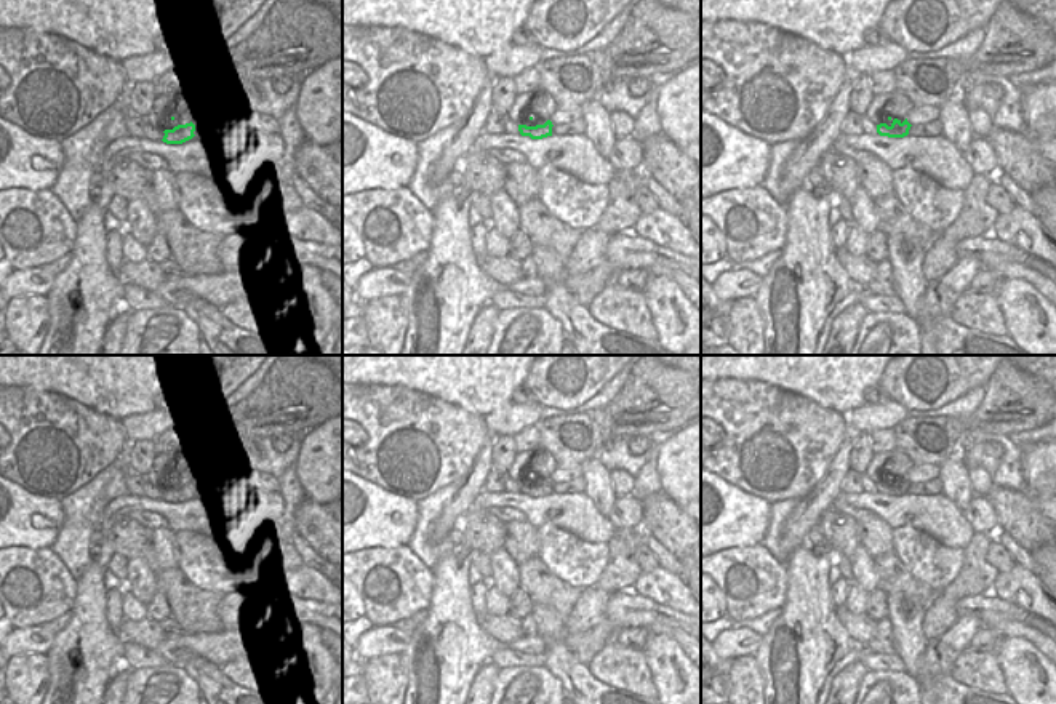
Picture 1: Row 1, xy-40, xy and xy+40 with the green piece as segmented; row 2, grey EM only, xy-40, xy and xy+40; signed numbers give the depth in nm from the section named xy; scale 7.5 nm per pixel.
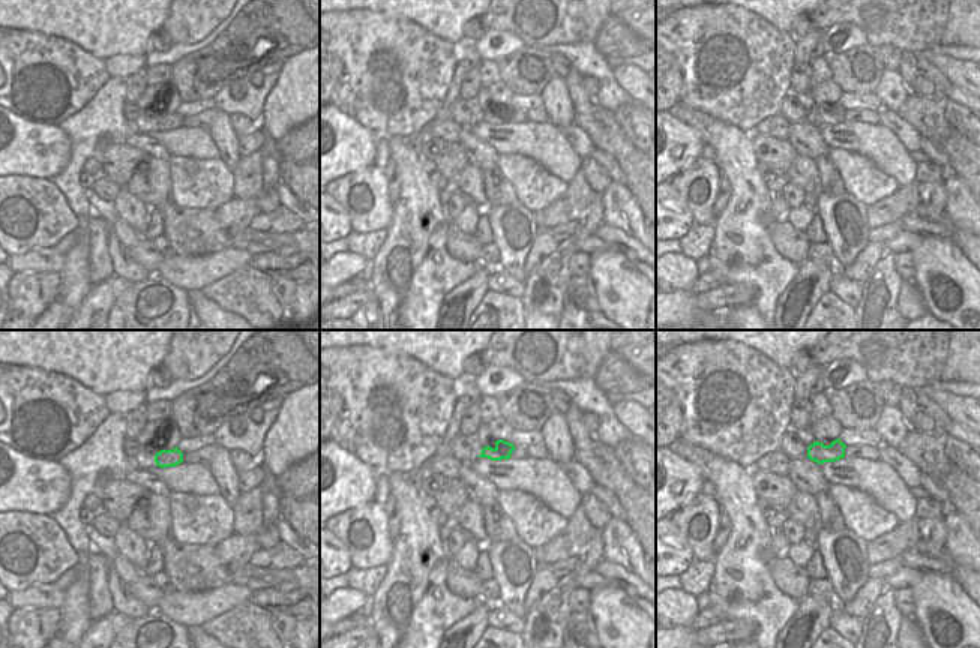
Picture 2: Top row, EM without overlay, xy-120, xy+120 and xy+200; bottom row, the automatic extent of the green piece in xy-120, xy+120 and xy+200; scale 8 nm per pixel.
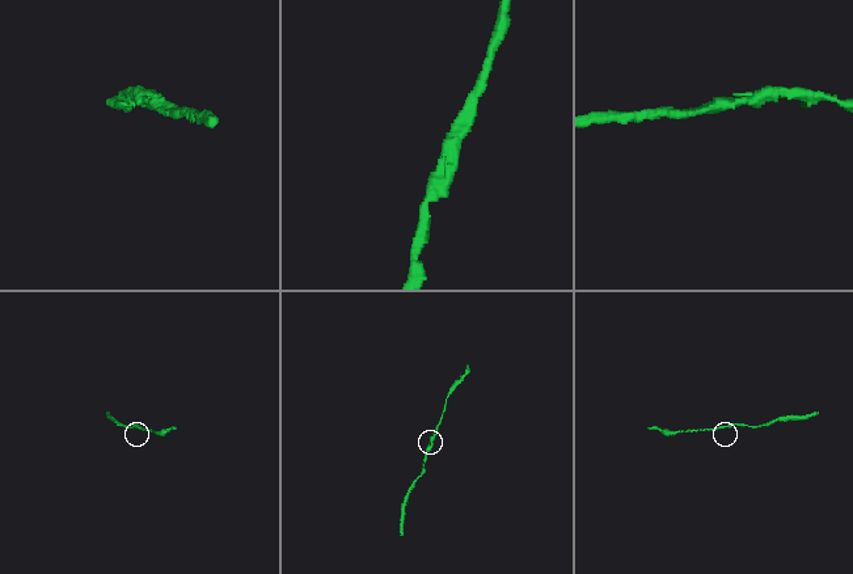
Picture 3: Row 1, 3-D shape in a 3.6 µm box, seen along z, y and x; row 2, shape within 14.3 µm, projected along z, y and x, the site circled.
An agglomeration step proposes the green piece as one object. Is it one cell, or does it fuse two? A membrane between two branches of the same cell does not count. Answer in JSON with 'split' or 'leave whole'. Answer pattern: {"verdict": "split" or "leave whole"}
{"verdict": "leave whole"}

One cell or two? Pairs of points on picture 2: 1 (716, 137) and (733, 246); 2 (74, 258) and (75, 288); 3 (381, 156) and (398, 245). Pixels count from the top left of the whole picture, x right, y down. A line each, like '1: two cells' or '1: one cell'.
1: one cell
2: one cell
3: two cells

